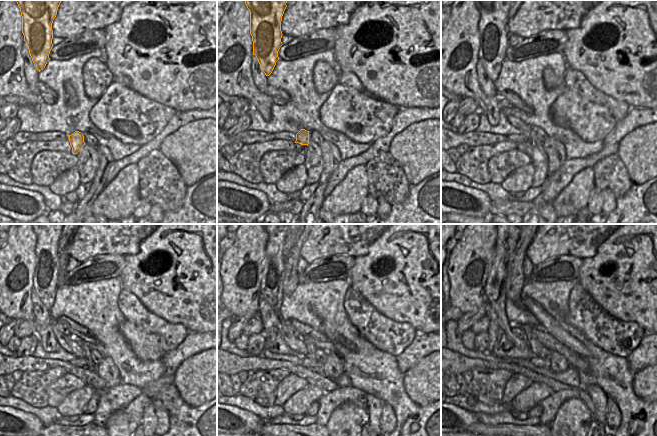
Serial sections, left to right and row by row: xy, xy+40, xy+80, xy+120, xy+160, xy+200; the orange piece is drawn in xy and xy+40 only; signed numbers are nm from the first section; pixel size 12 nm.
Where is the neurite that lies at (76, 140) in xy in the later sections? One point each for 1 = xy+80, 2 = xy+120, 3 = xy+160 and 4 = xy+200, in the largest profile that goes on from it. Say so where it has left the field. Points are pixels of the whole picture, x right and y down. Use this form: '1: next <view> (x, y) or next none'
1: next xy+80 (526, 129)
2: next xy+120 (67, 343)
3: next xy+160 (273, 274)
4: next xy+200 (495, 292)

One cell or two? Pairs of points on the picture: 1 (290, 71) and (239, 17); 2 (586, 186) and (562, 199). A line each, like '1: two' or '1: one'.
1: two
2: one

